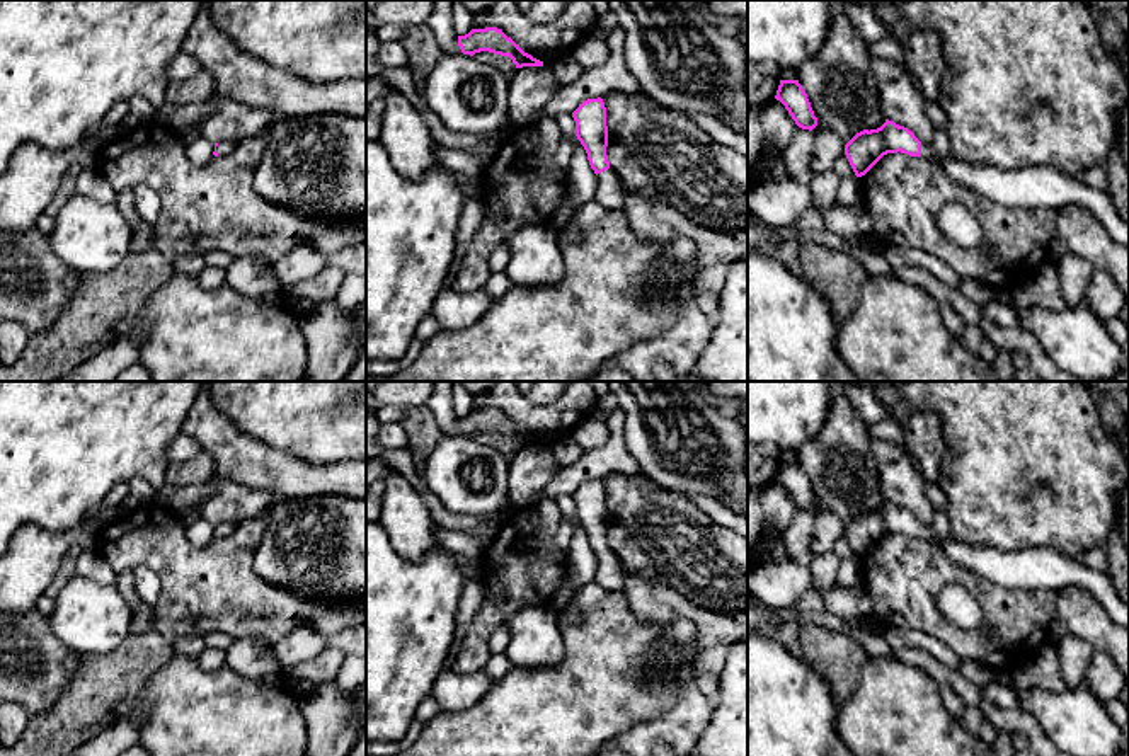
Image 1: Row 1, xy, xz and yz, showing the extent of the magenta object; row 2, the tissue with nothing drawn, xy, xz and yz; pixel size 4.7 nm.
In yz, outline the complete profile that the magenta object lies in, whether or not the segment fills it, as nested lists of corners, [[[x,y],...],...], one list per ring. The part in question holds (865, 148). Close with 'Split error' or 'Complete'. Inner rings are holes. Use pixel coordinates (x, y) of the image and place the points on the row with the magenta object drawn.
[[[889,119],[877,129],[857,133],[845,145],[845,155],[857,177],[865,175],[884,155],[897,152],[925,158],[955,157],[947,131],[933,135],[928,143],[921,143],[913,131]]]. Split error

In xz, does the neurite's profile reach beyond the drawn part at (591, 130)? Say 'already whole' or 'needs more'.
needs more

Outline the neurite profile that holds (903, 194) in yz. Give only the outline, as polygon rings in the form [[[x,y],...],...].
[[[906,153],[884,155],[860,177],[863,208],[874,223],[874,238],[887,247],[899,242],[942,259],[959,278],[972,278],[993,289],[1015,289],[1034,278],[1051,257],[1059,209],[1022,208],[994,203],[954,180],[930,158]],[[948,203],[964,204],[979,221],[983,237],[977,247],[964,249],[938,228],[938,211]]]

